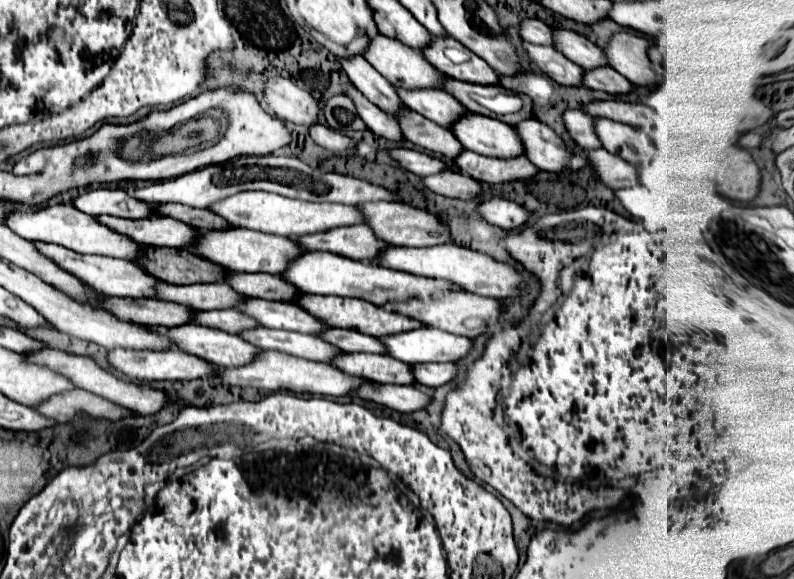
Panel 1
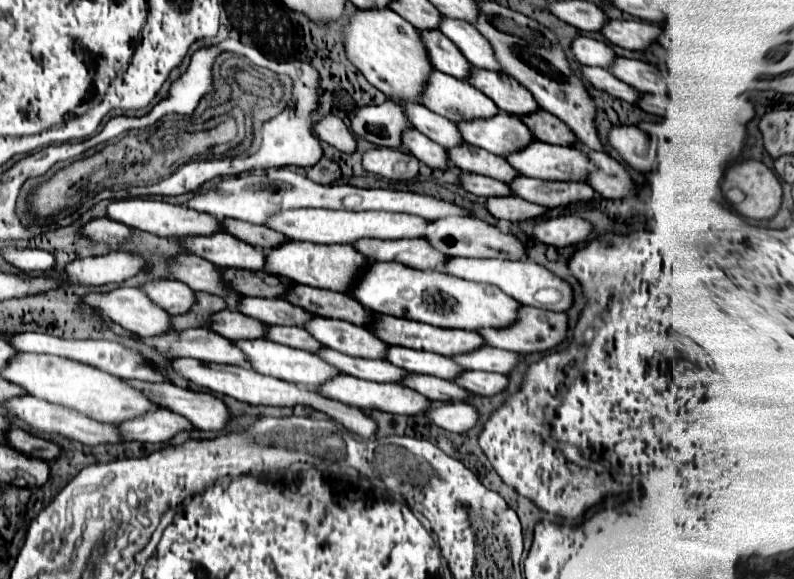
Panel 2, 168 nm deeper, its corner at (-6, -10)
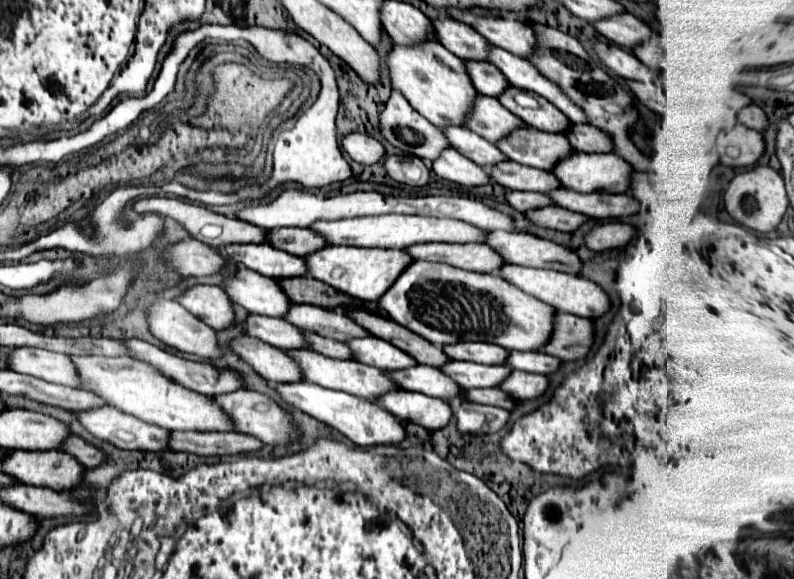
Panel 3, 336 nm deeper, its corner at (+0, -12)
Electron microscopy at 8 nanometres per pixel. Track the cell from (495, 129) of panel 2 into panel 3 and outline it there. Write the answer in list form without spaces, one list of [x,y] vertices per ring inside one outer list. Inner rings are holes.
[[[515,128],[507,138],[493,142],[509,160],[541,170],[551,170],[559,158],[571,154],[573,148],[567,144],[565,136],[539,132],[537,128]]]

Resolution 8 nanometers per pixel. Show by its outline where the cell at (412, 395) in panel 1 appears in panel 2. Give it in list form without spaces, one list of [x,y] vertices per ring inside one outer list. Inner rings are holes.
[[[449,402],[443,404],[441,408],[429,408],[425,412],[439,428],[447,430],[447,432],[469,432],[477,422],[479,422],[479,412],[473,404],[467,402]]]

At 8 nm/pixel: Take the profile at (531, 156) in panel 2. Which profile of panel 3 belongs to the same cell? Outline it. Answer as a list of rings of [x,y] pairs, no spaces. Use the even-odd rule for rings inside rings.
[[[573,152],[569,156],[563,156],[551,168],[553,176],[559,180],[559,184],[563,188],[569,188],[575,192],[611,192],[611,194],[625,194],[627,192],[627,180],[629,180],[631,170],[633,168],[619,156],[585,154],[585,152]]]

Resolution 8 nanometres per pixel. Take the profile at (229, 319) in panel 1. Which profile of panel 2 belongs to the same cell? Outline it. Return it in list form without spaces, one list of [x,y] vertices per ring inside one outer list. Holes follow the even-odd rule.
[[[269,326],[267,338],[275,340],[279,344],[287,344],[291,348],[301,348],[301,350],[309,350],[309,352],[323,348],[323,344],[301,326]]]

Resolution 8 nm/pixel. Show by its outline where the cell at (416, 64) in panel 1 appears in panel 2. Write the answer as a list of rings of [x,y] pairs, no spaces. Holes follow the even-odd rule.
[[[443,72],[431,74],[429,86],[423,94],[423,104],[453,122],[493,118],[499,112],[495,102],[475,86]]]

